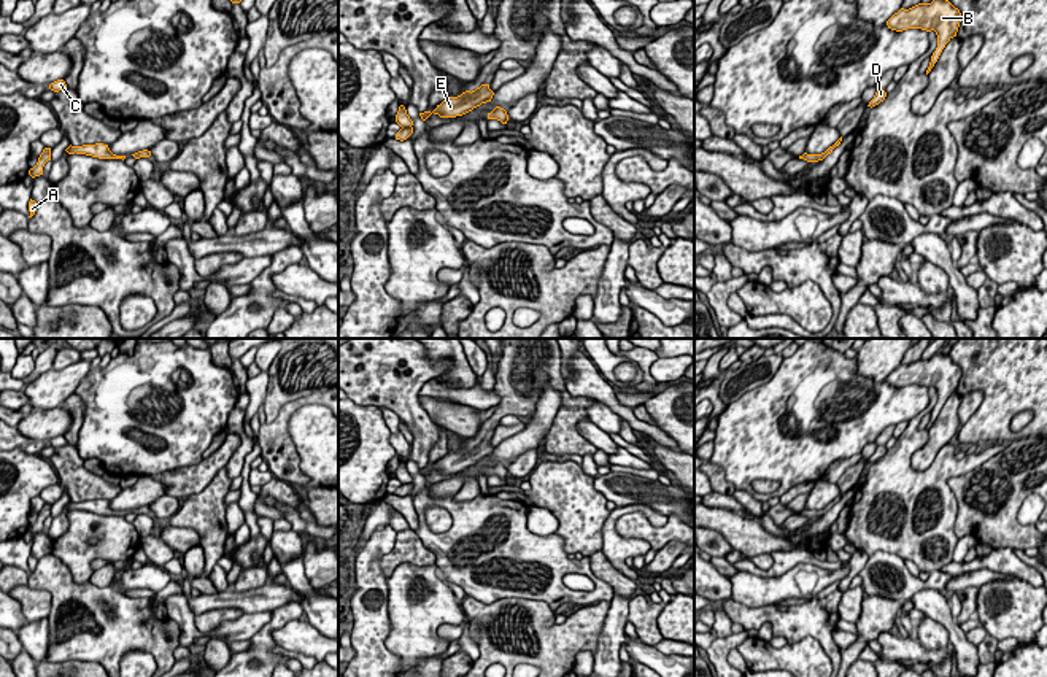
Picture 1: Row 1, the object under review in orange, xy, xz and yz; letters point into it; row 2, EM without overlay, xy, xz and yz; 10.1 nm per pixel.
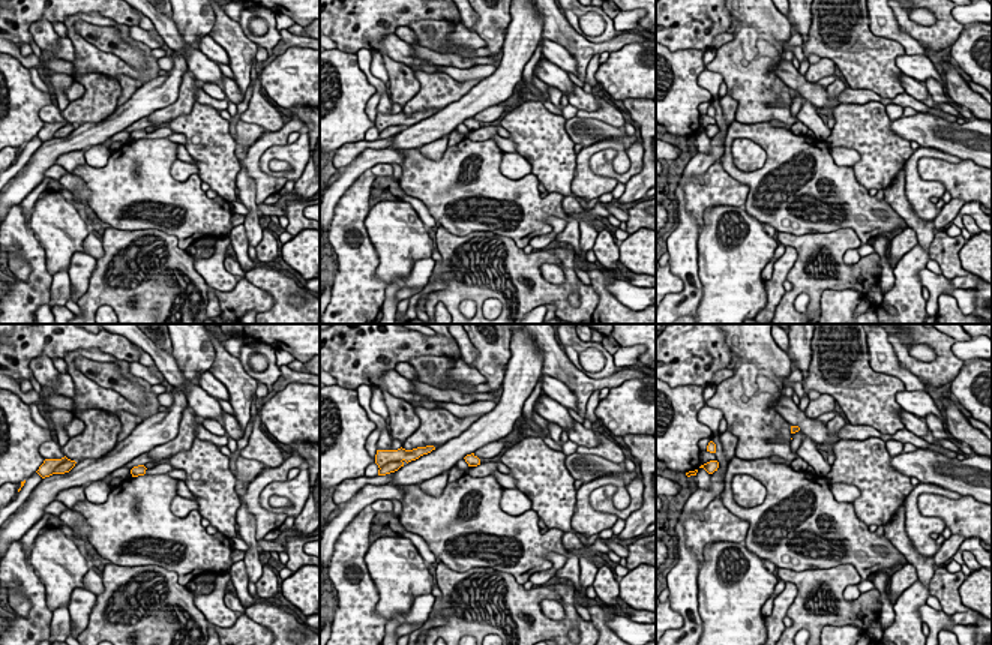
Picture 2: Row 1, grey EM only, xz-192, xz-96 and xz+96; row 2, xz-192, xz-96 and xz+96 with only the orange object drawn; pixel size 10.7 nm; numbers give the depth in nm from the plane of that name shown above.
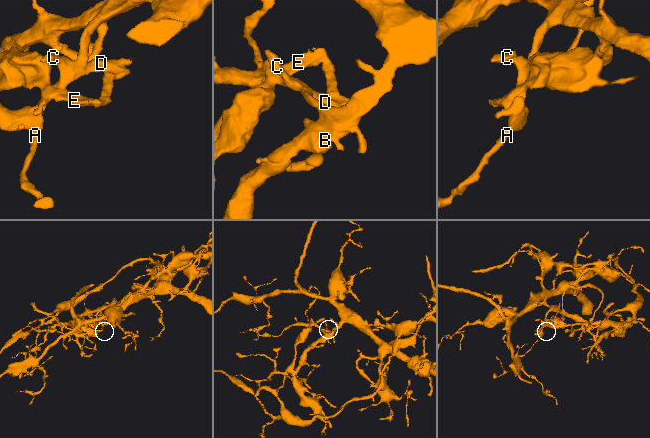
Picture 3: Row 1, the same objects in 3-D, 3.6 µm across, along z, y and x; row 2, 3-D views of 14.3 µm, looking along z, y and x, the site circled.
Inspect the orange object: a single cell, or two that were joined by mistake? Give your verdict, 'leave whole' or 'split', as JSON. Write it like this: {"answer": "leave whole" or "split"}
{"answer": "split"}

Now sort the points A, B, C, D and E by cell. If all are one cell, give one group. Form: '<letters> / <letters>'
A B C D / E

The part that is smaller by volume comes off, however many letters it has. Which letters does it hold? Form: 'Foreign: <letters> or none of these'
Foreign: E

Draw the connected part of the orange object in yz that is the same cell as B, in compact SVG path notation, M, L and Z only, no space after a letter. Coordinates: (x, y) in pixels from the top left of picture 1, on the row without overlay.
M937 351L931 359L918 359L909 366L901 364L894 369L887 381L891 386L902 388L907 385L934 386L937 391L937 404L931 412L926 431L937 418L945 400L956 393L961 378L961 369L942 351Z

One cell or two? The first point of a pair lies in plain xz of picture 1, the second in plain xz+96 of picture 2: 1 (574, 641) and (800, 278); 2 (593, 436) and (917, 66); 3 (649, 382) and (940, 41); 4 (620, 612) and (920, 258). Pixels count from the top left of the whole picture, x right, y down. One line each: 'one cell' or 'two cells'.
1: one cell
2: two cells
3: one cell
4: one cell

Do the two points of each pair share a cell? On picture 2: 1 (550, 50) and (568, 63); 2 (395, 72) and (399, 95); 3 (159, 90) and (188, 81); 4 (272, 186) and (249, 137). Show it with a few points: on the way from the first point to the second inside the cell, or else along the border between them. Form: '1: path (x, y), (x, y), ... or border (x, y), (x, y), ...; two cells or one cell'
1: path (554, 53), (563, 59); one cell
2: path (399, 78), (399, 89); one cell
3: border (188, 69), (179, 96), (155, 110); two cells
4: border (266, 131), (249, 146); two cells

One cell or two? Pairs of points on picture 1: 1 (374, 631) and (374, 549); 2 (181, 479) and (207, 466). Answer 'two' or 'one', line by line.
1: one
2: one

